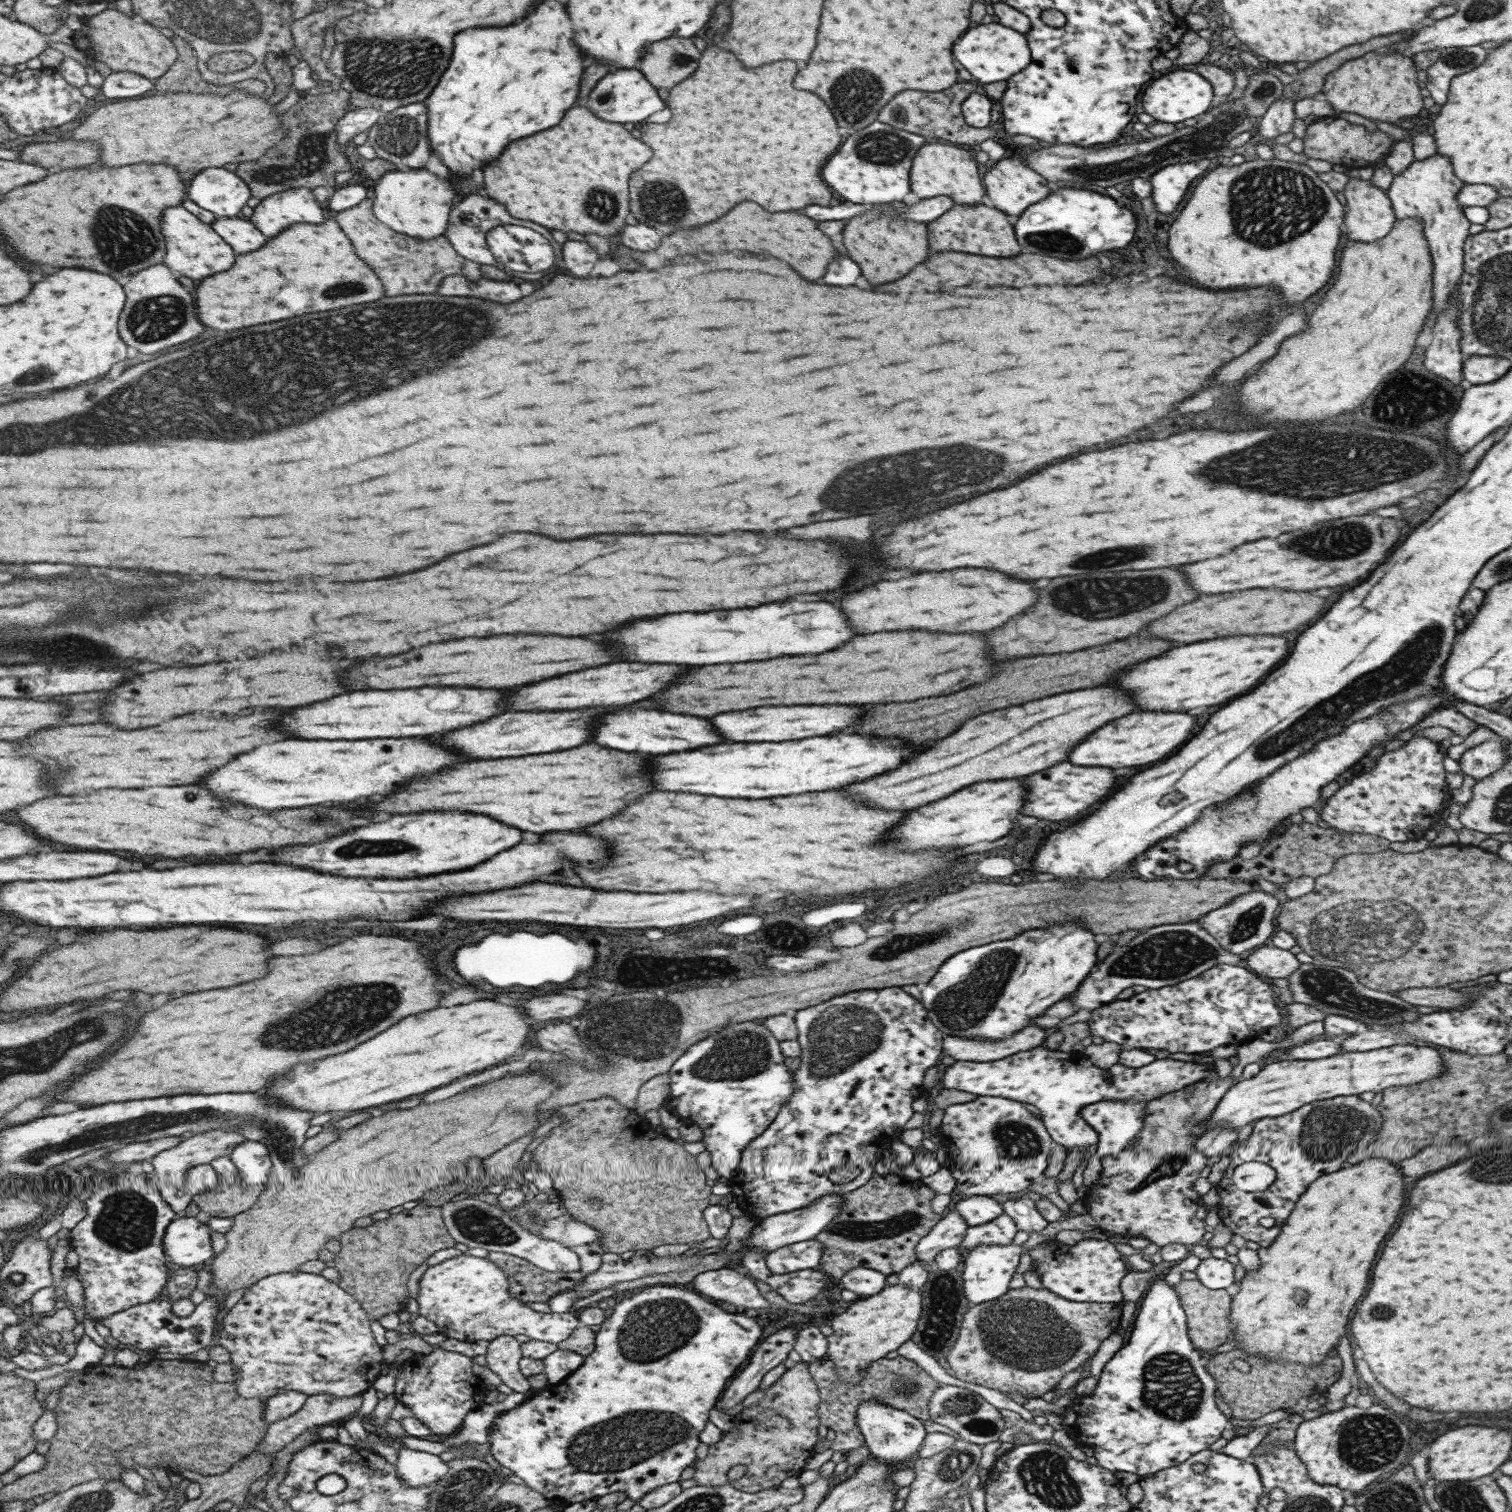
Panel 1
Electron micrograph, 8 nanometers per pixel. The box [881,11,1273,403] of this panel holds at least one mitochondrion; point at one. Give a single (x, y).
(1211, 137)

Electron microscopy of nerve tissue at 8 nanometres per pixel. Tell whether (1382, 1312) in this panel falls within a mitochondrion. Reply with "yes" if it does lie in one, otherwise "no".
yes

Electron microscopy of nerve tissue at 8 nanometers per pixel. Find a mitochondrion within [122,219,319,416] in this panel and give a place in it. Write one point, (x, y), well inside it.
(153, 319)

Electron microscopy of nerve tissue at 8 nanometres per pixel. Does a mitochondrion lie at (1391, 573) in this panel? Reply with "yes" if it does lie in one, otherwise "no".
no

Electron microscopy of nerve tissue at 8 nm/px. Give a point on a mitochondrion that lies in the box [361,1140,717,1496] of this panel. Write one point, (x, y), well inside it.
(609, 1446)

